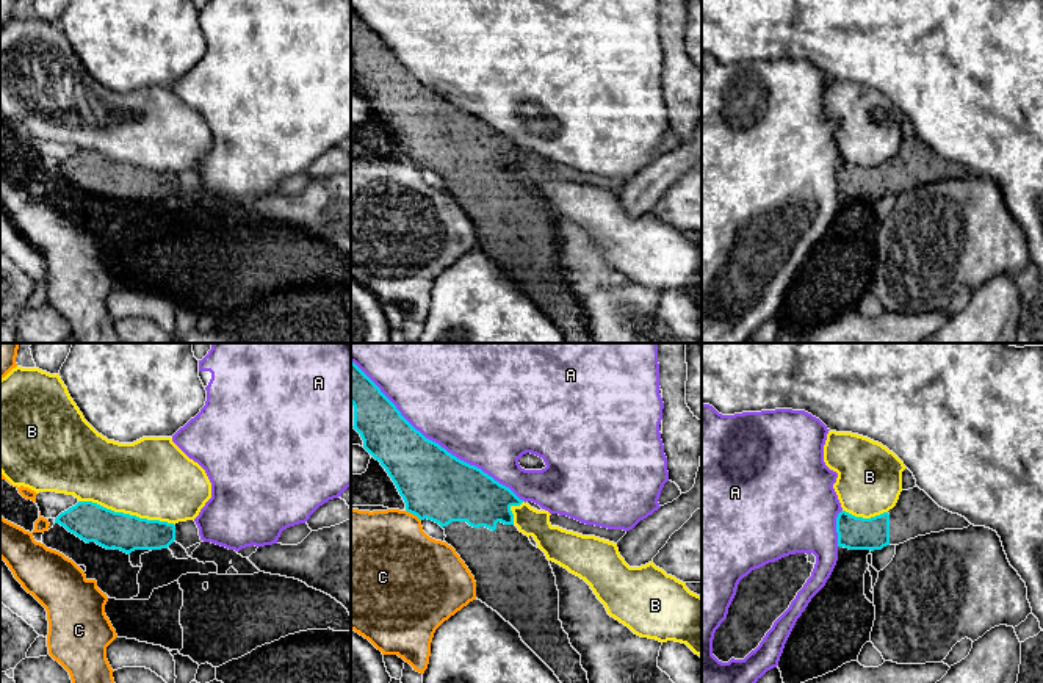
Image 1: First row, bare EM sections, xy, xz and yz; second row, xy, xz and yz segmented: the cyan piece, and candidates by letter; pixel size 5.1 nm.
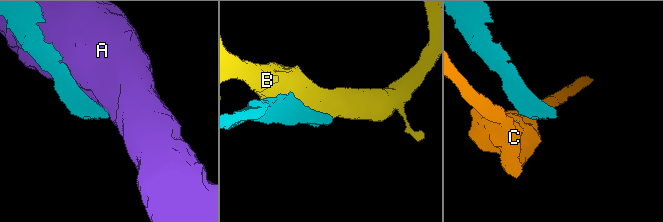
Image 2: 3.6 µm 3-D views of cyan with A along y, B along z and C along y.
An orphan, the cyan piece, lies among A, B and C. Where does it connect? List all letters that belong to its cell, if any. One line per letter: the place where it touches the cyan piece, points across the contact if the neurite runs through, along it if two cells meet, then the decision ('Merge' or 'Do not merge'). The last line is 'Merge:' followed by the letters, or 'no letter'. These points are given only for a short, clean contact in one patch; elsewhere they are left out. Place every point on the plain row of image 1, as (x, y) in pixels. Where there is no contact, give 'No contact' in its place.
A: Touches cyan at xz (434, 91). Do not merge
B: Touches cyan at xy (127, 163). Do not merge
C: Touches cyan at xz (414, 163). Boundary: xz (406, 159), (420, 169). Do not merge
Merge: no letter

